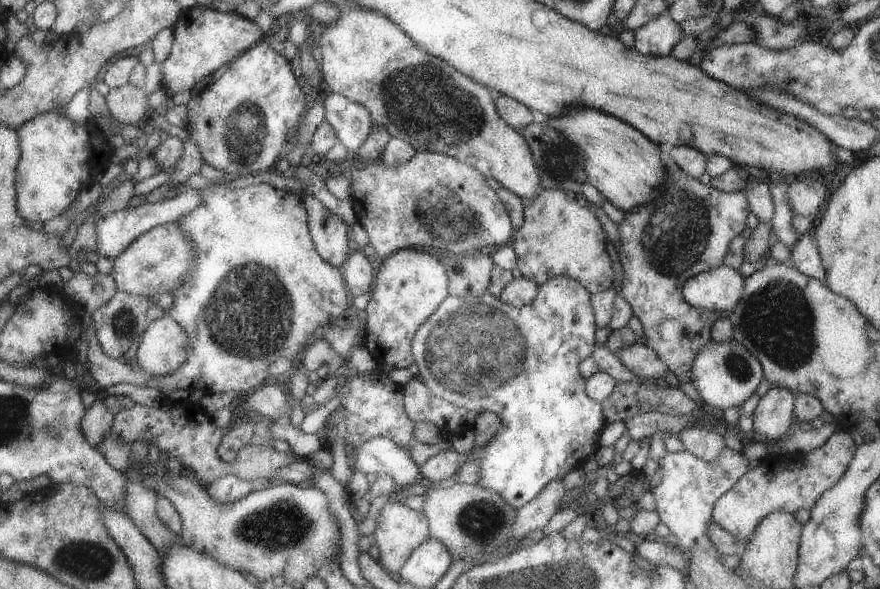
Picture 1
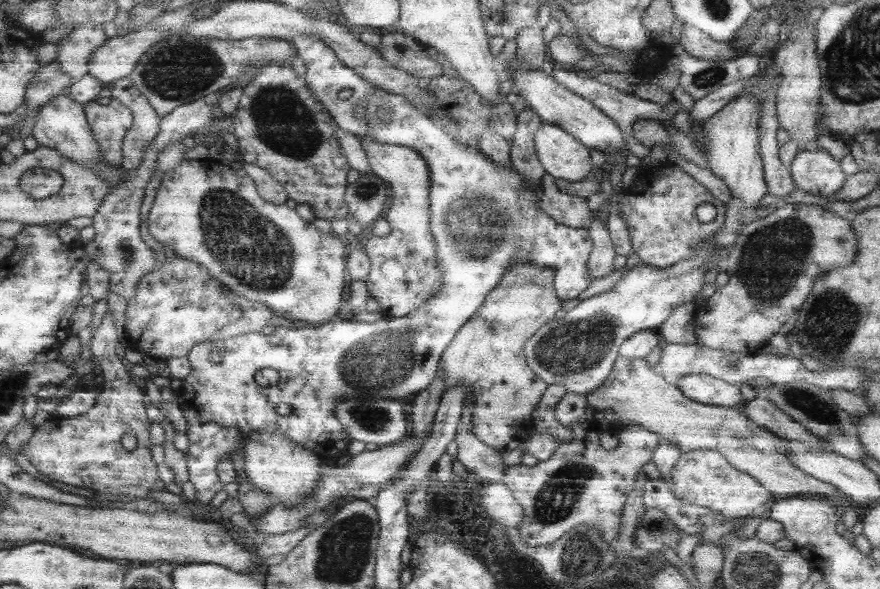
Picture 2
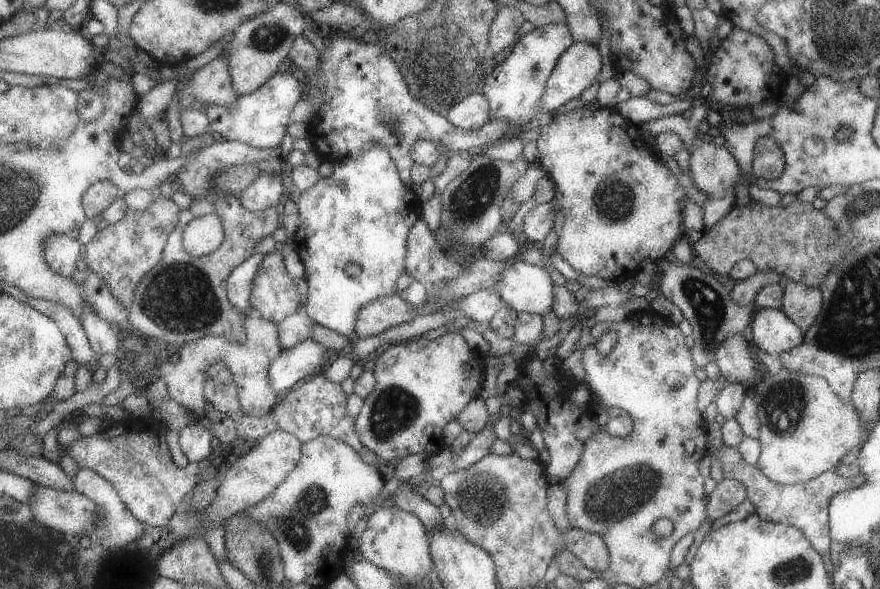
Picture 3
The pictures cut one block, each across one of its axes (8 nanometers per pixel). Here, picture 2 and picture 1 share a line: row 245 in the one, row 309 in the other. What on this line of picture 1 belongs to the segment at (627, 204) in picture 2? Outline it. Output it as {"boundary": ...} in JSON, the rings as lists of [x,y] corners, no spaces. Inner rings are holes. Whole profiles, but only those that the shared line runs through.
{"boundary":[[[668,158],[664,159],[663,162],[665,162],[665,168],[662,173],[662,181],[654,189],[654,197],[650,201],[638,205],[631,211],[623,212],[625,216],[623,216],[623,220],[617,224],[617,233],[615,233],[615,237],[612,241],[617,249],[619,264],[623,271],[623,280],[621,280],[621,288],[619,288],[619,293],[617,295],[630,307],[632,316],[637,318],[641,323],[643,337],[640,342],[643,342],[644,346],[650,349],[657,356],[657,359],[661,360],[662,364],[665,364],[665,367],[675,375],[679,383],[686,383],[690,381],[690,363],[693,361],[694,355],[710,340],[710,327],[715,320],[727,316],[727,313],[707,311],[689,306],[680,296],[681,288],[688,279],[691,279],[701,272],[709,271],[711,268],[720,266],[722,262],[727,259],[729,255],[728,246],[731,240],[733,240],[735,236],[739,236],[746,226],[744,221],[750,211],[748,210],[747,202],[744,200],[742,190],[733,193],[725,193],[724,191],[712,188],[710,185],[704,186],[703,184],[699,184],[697,179],[684,174],[673,162],[668,161]]]}

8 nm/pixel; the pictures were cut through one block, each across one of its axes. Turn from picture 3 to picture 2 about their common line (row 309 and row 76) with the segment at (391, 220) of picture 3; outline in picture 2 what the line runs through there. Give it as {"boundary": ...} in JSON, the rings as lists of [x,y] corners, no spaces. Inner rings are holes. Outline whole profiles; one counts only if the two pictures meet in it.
{"boundary":[[[301,34],[301,36],[295,36],[291,41],[293,45],[296,46],[298,56],[303,59],[305,64],[307,64],[307,72],[303,76],[303,78],[306,79],[307,86],[312,90],[312,93],[319,98],[319,101],[323,103],[323,107],[329,112],[329,115],[334,119],[334,122],[339,129],[352,133],[355,137],[368,137],[377,143],[393,144],[411,148],[412,150],[420,152],[421,156],[427,160],[429,167],[431,167],[432,175],[432,231],[437,241],[438,262],[439,269],[441,269],[441,273],[443,273],[443,286],[441,286],[441,290],[437,292],[436,296],[433,297],[427,305],[421,306],[420,309],[413,310],[411,314],[407,314],[407,316],[401,318],[388,318],[387,316],[384,316],[381,320],[372,323],[356,321],[352,318],[351,320],[346,321],[331,321],[319,325],[319,327],[316,328],[311,326],[301,326],[297,329],[289,328],[281,330],[282,343],[279,345],[271,344],[271,338],[269,335],[261,334],[261,332],[251,332],[229,337],[226,342],[219,339],[212,340],[211,343],[205,341],[196,344],[186,356],[191,361],[192,371],[187,378],[183,379],[183,390],[179,397],[179,403],[181,410],[183,410],[183,416],[185,416],[185,420],[187,420],[186,433],[189,435],[191,446],[189,446],[186,455],[190,482],[195,488],[196,500],[194,503],[199,506],[210,505],[211,500],[215,498],[215,495],[221,492],[224,485],[224,482],[220,477],[221,461],[231,459],[232,454],[234,454],[236,450],[240,451],[241,454],[245,454],[247,437],[253,433],[281,433],[282,435],[289,437],[293,442],[307,447],[309,450],[316,451],[326,463],[330,464],[336,462],[337,458],[341,455],[348,454],[349,445],[351,445],[353,438],[352,435],[345,430],[343,424],[341,424],[341,420],[337,418],[337,404],[340,404],[340,402],[347,398],[354,398],[354,396],[363,397],[363,395],[375,398],[393,399],[395,401],[397,398],[403,398],[411,394],[417,396],[422,390],[428,389],[431,384],[433,384],[433,381],[436,380],[437,373],[440,370],[440,364],[444,358],[445,350],[447,350],[448,346],[452,344],[452,340],[456,337],[459,329],[465,326],[465,321],[477,311],[477,307],[481,306],[481,302],[485,299],[485,295],[487,295],[487,292],[497,284],[499,279],[501,279],[505,269],[508,269],[508,266],[512,266],[512,258],[514,258],[514,256],[524,256],[532,266],[552,270],[553,290],[556,292],[556,297],[560,301],[575,299],[577,294],[579,294],[581,290],[585,290],[590,282],[589,274],[587,274],[586,261],[592,250],[592,242],[588,235],[588,229],[568,227],[563,225],[563,223],[559,224],[558,222],[555,222],[553,218],[549,218],[549,215],[543,214],[543,212],[539,210],[538,201],[540,184],[535,189],[529,187],[528,184],[516,174],[516,171],[512,170],[513,167],[511,167],[510,164],[508,164],[507,167],[496,166],[495,163],[490,162],[490,159],[485,159],[484,155],[481,155],[477,148],[473,146],[469,147],[465,144],[466,142],[457,141],[451,134],[448,134],[448,132],[444,130],[442,123],[438,119],[435,119],[427,112],[414,106],[408,98],[403,97],[401,94],[391,93],[387,89],[383,90],[377,87],[377,85],[369,82],[367,78],[361,76],[356,70],[353,70],[352,67],[347,66],[343,60],[337,58],[336,51],[332,46],[325,42],[325,40],[319,38],[319,36],[313,36],[313,34]],[[211,350],[217,350],[221,354],[221,361],[219,363],[211,362]],[[263,368],[273,368],[273,370],[278,372],[280,377],[276,385],[261,387],[255,382],[255,374],[259,372],[259,369],[263,370]],[[279,404],[293,405],[293,414],[291,414],[291,416],[281,416],[276,408]]]}

